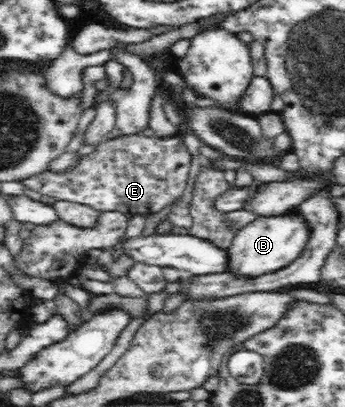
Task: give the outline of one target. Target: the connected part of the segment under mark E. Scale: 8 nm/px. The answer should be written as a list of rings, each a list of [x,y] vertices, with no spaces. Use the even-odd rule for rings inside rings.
[[[119,135],[98,143],[92,153],[82,155],[78,164],[64,172],[48,170],[30,179],[16,181],[57,201],[78,203],[97,211],[127,213],[130,217],[136,214],[148,216],[160,212],[182,196],[190,161],[181,135],[164,138]]]

